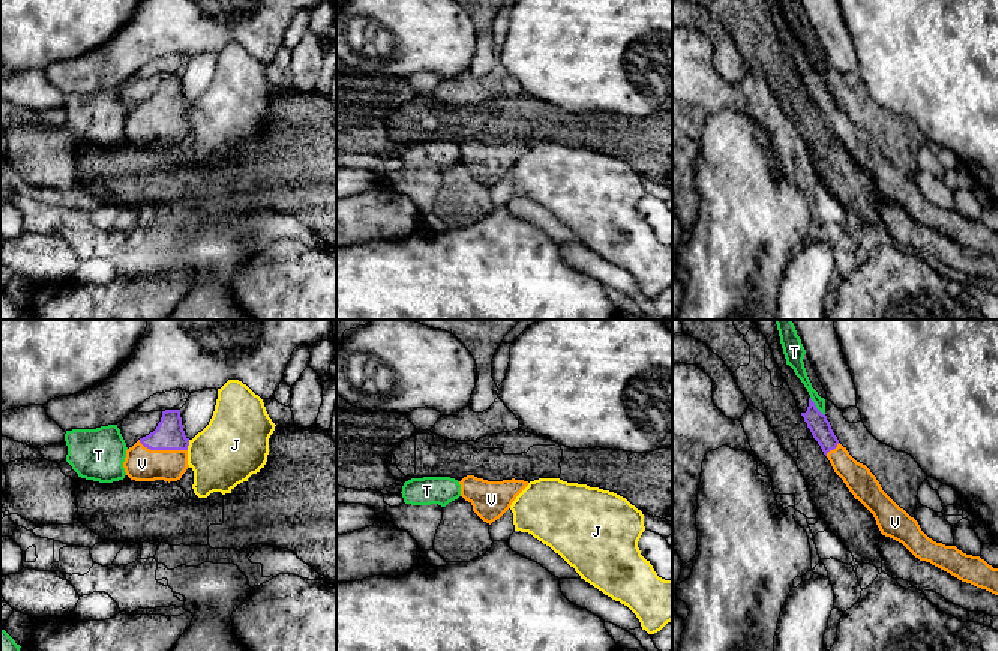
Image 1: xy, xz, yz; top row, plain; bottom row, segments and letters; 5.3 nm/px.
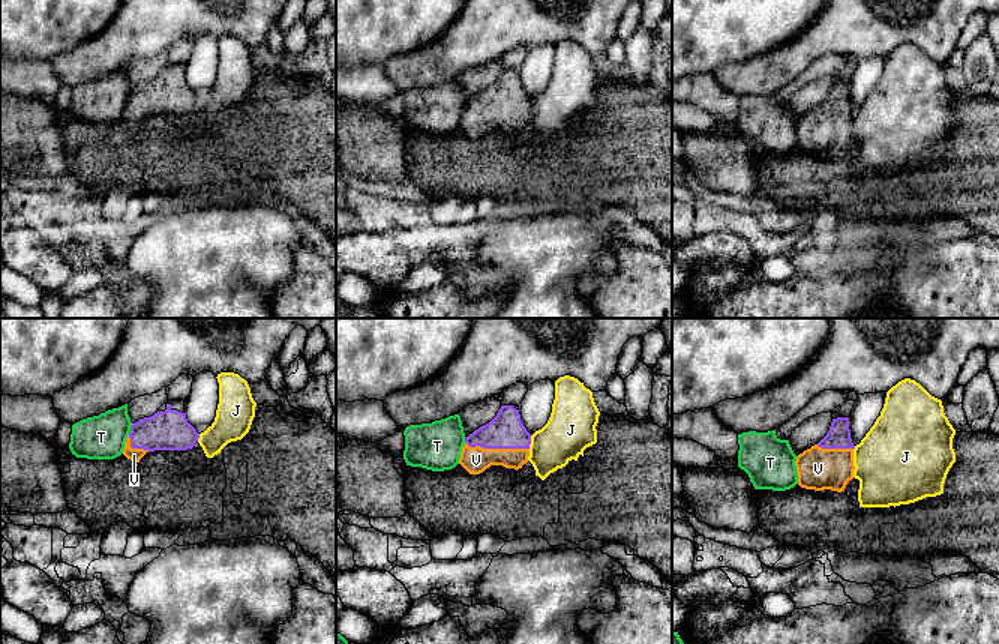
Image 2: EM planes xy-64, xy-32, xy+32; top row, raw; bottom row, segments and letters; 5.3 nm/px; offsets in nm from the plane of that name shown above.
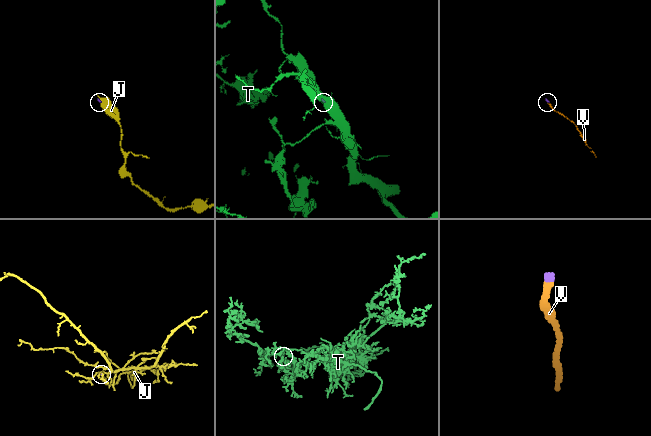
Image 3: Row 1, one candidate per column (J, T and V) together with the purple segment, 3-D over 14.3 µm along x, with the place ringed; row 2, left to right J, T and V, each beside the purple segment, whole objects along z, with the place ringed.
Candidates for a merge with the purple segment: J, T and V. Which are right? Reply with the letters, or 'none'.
V

